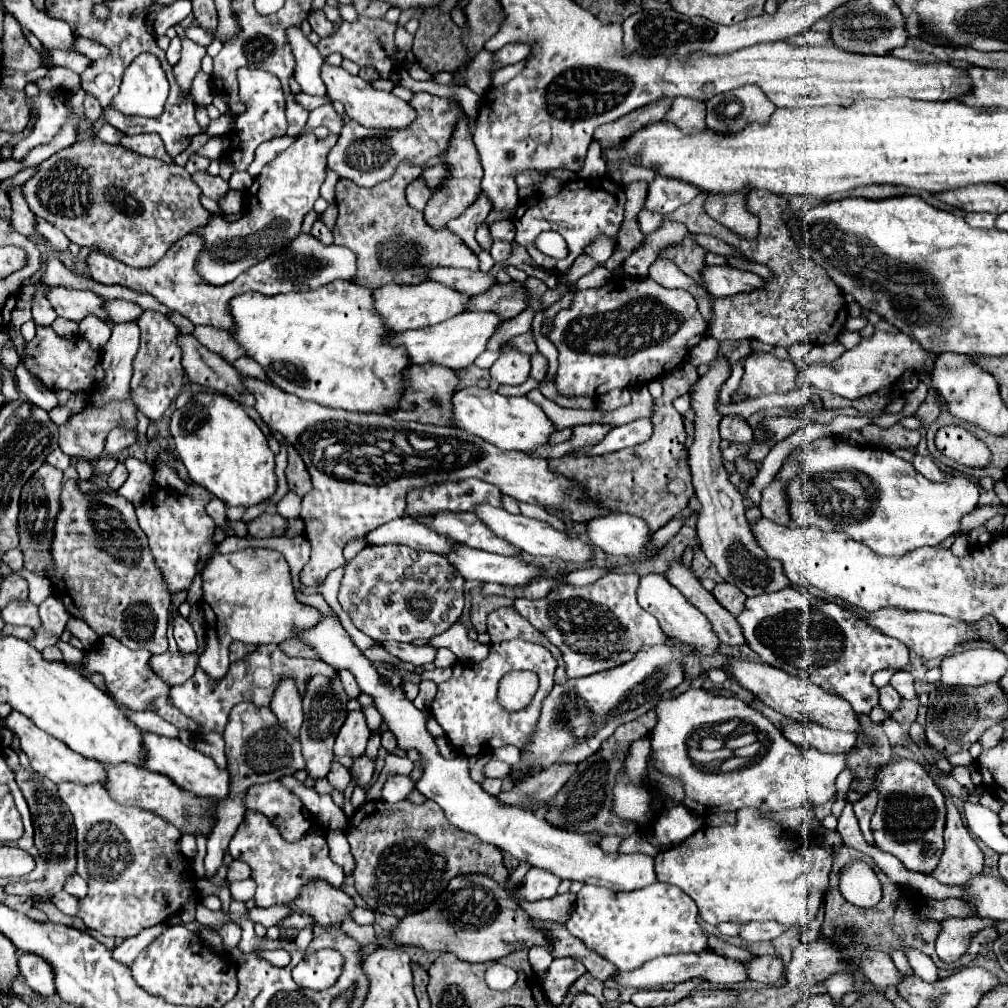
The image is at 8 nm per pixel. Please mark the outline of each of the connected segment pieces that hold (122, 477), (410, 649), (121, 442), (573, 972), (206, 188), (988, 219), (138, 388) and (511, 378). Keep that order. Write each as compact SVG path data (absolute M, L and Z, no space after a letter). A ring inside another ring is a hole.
M118 461L116 469L114 469L114 471L110 473L110 477L108 477L108 485L110 485L112 491L116 491L126 479L128 479L128 471L126 471L126 467L122 465L122 461Z
M386 641L382 643L392 655L400 657L402 661L408 661L416 667L422 667L426 663L432 663L436 657L436 649L430 645L414 645L414 643L396 643L396 641Z
M114 429L106 439L106 449L104 451L108 455L114 455L114 453L118 453L118 451L122 451L128 445L134 445L134 443L136 443L136 433L124 431L124 429Z
M564 957L564 959L554 959L548 975L544 979L544 991L546 991L546 999L552 1005L560 1005L568 987L580 977L584 975L586 969L580 961L572 959L572 957Z
M198 171L192 175L192 181L196 181L196 185L202 189L202 193L214 201L218 201L222 195L226 195L226 191L230 189L228 183L220 177L220 175L210 175L206 171Z
M966 213L964 221L972 227L994 227L996 215L992 213Z
M144 311L138 317L140 327L140 349L134 357L134 375L132 375L132 401L148 419L158 421L162 413L170 407L174 397L182 391L184 369L180 365L180 347L176 343L178 327L168 321L166 315L158 311Z
M502 345L502 355L490 367L490 375L502 385L520 385L530 375L530 355Z

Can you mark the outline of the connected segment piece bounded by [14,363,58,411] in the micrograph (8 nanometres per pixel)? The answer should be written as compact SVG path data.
M18 363L18 367L16 367L14 373L16 373L16 379L18 379L18 389L20 389L20 393L22 393L28 401L32 401L34 405L42 407L44 411L50 411L50 409L58 407L56 393L50 391L48 387L44 387L44 383L42 383L38 377L34 377L34 375L24 367L24 363Z

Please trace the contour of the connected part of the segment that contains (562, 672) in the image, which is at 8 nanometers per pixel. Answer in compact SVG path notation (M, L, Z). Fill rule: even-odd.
M500 607L494 613L488 615L488 633L492 643L500 643L500 641L508 641L508 639L524 639L524 641L532 641L532 643L540 643L544 645L548 651L552 651L552 655L558 661L558 669L556 669L556 677L554 681L558 685L564 685L564 681L568 681L566 677L566 665L562 659L562 653L558 647L554 647L538 629L534 629L524 617L520 617L516 613L514 607Z

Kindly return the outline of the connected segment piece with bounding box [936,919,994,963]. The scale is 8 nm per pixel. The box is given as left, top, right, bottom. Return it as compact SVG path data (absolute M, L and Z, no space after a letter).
M946 919L940 923L940 933L936 937L938 957L946 963L956 961L966 953L968 939L974 931L992 927L994 919Z

